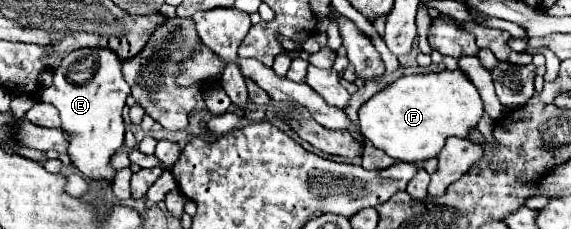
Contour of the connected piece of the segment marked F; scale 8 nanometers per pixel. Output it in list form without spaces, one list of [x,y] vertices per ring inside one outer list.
[[[442,70],[436,74],[402,76],[372,96],[358,110],[360,132],[372,146],[402,162],[426,162],[440,154],[446,138],[468,138],[484,116],[484,102],[478,88],[462,70]]]

